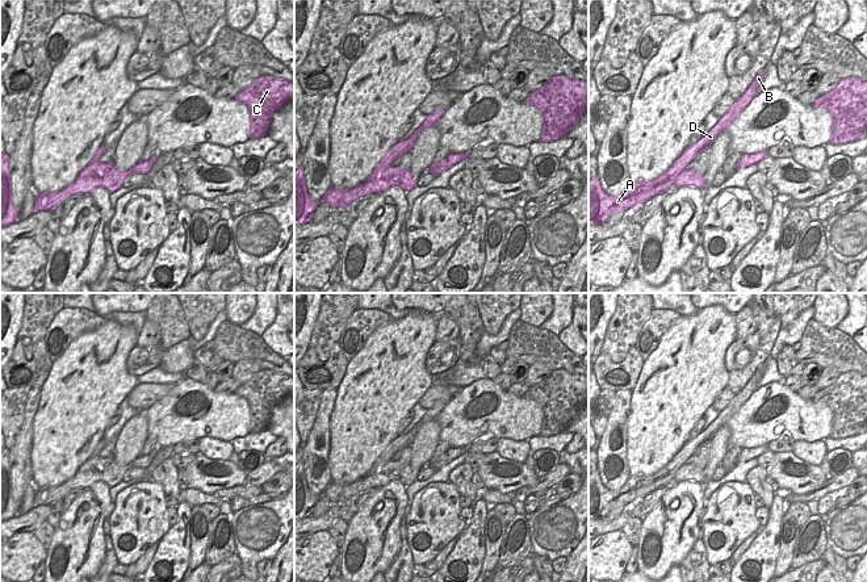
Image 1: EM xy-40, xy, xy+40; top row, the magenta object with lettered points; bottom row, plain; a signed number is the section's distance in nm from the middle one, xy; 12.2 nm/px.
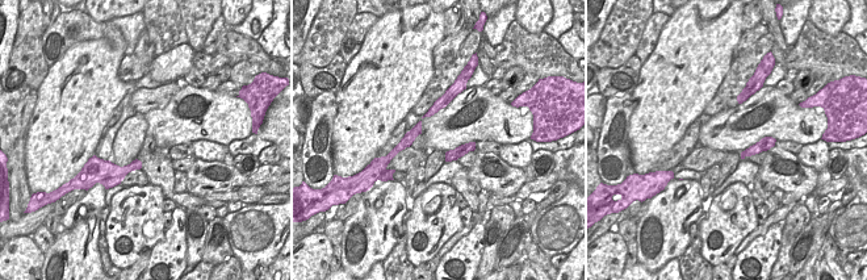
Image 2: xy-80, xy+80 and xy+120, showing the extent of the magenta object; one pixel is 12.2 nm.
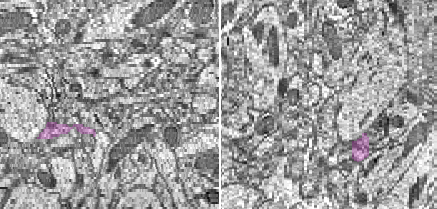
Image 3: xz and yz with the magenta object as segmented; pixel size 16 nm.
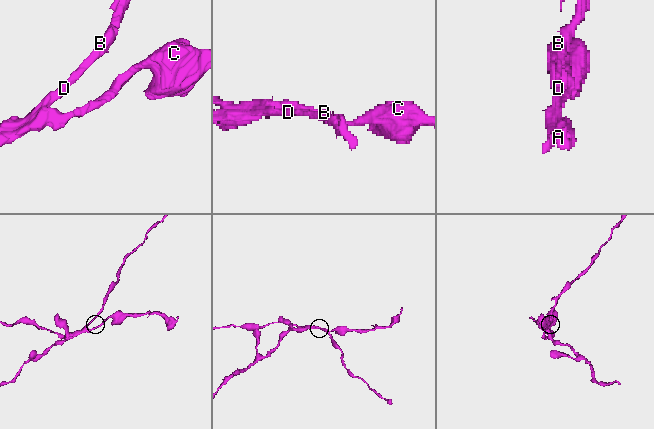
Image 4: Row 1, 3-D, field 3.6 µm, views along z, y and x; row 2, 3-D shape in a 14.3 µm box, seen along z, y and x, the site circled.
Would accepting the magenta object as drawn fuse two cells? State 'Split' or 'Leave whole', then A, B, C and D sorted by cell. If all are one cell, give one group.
Split. Groups: A B D / C.

